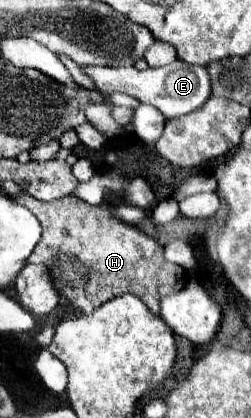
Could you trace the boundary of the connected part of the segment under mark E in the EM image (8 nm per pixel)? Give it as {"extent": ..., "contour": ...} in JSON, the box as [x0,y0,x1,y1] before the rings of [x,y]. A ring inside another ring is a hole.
{"extent":[83,59,211,119],"contour":[[[177,59],[165,67],[155,67],[155,69],[149,67],[147,71],[139,71],[135,67],[85,65],[83,73],[93,79],[95,87],[101,93],[105,93],[105,95],[111,95],[115,91],[127,93],[127,95],[139,99],[141,103],[149,103],[149,105],[157,107],[167,119],[181,117],[181,115],[187,115],[187,113],[199,109],[211,95],[211,81],[209,81],[207,69],[202,66],[189,66],[187,63],[181,63],[181,59]]]}

